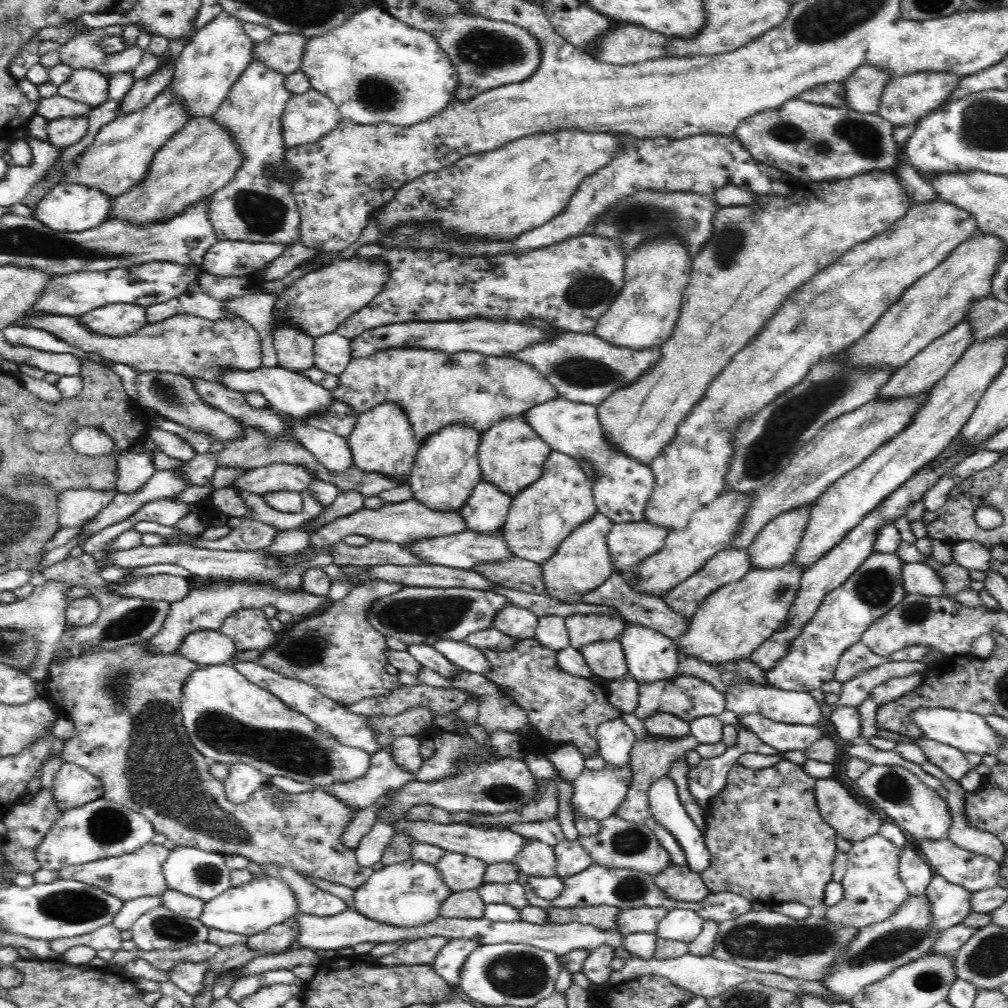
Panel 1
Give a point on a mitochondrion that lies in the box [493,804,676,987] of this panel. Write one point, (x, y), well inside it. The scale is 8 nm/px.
(628, 842)

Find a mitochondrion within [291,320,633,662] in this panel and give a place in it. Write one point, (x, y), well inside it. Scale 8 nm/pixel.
(424, 617)

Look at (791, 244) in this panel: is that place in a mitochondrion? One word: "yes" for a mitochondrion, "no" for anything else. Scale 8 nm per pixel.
no

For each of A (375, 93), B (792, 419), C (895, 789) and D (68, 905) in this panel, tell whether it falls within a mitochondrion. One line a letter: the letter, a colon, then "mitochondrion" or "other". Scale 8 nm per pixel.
A: mitochondrion
B: mitochondrion
C: mitochondrion
D: mitochondrion

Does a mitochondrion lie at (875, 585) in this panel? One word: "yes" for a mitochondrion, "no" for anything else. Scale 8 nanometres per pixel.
yes

